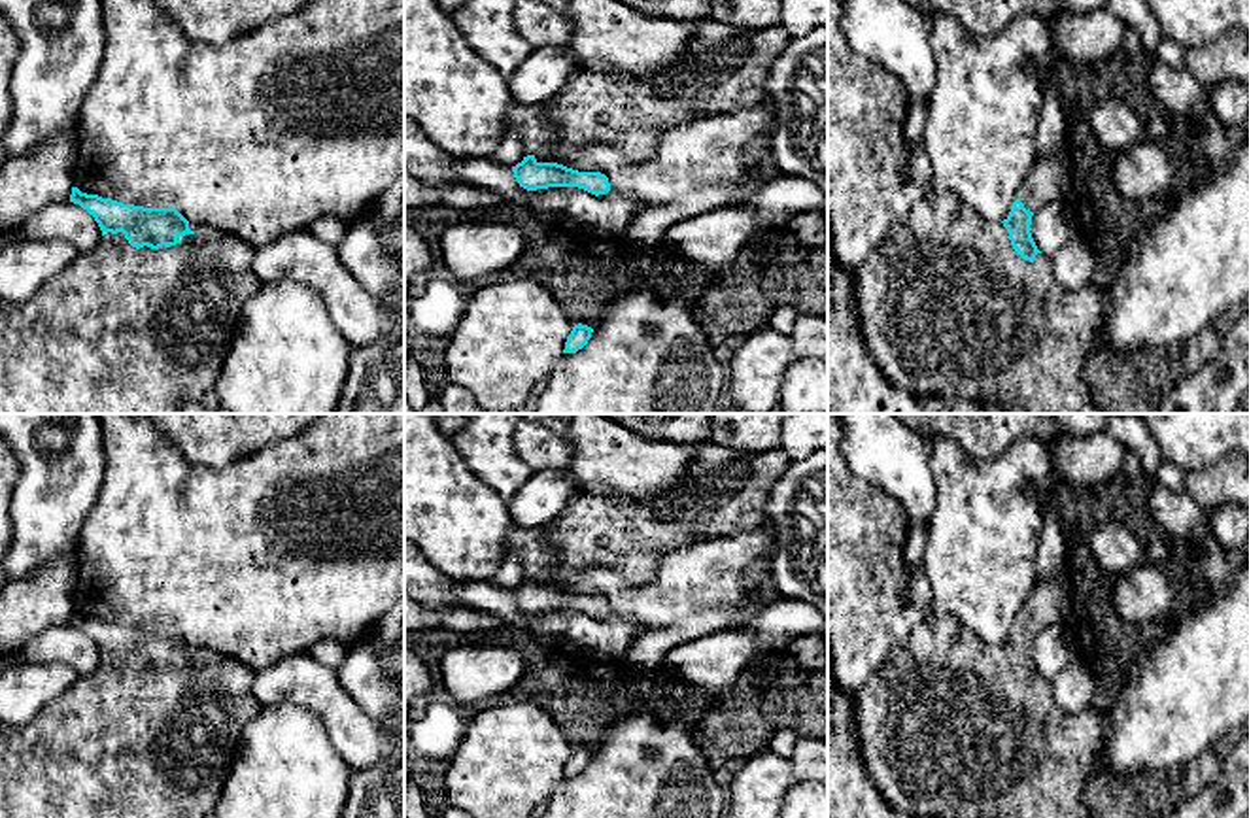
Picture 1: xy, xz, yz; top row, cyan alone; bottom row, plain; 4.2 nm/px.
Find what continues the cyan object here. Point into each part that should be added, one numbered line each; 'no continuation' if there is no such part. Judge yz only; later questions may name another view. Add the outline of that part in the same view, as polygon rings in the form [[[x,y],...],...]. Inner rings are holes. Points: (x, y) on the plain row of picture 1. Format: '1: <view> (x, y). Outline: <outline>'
1: yz (1049, 603). Outline: [[[1066,557],[1060,572],[1037,584],[1026,599],[1018,623],[1026,633],[1035,637],[1041,629],[1054,623],[1069,623],[1071,610],[1071,578],[1069,561]]]
2: yz (945, 730). Outline: [[[932,610],[924,622],[886,656],[879,671],[871,674],[856,697],[856,739],[865,771],[888,805],[913,818],[1092,818],[1083,801],[1083,792],[1104,746],[1105,727],[1107,718],[1104,712],[1094,707],[1077,714],[1062,710],[1052,697],[1051,680],[1037,676],[1034,686],[1022,682],[1013,673],[1009,656],[1001,644],[984,642],[954,616],[937,610]]]

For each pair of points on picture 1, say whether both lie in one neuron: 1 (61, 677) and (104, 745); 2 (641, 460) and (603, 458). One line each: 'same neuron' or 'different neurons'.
1: different neurons
2: same neuron

